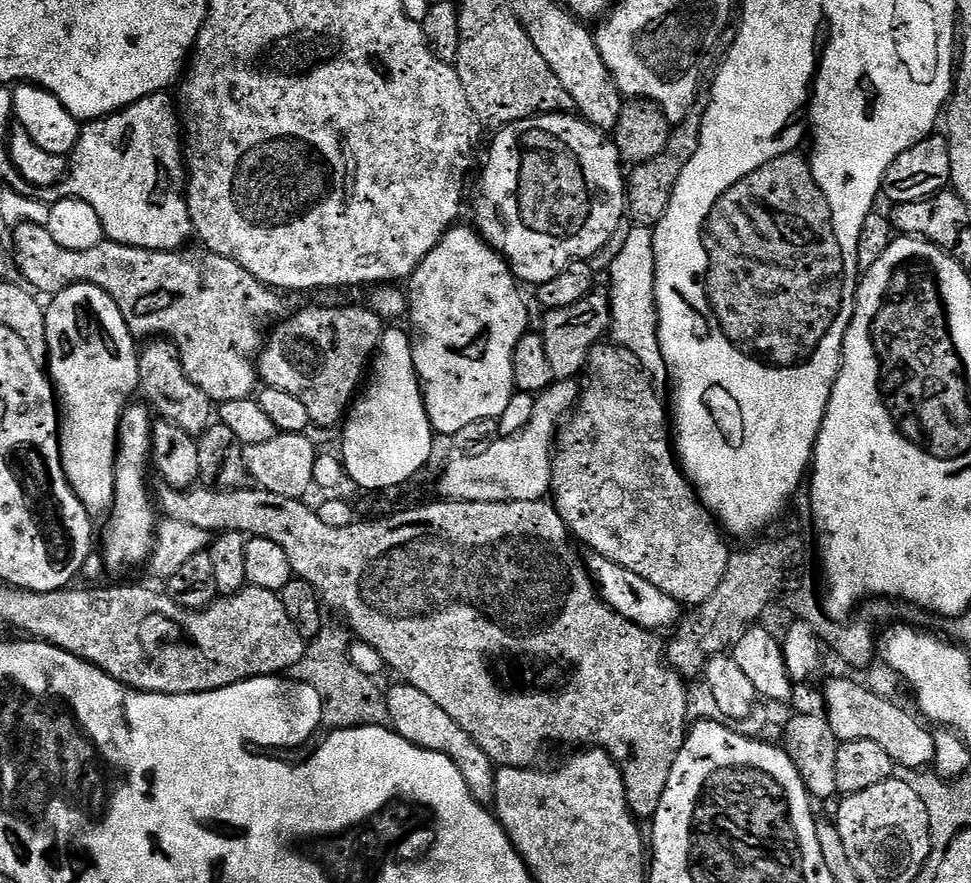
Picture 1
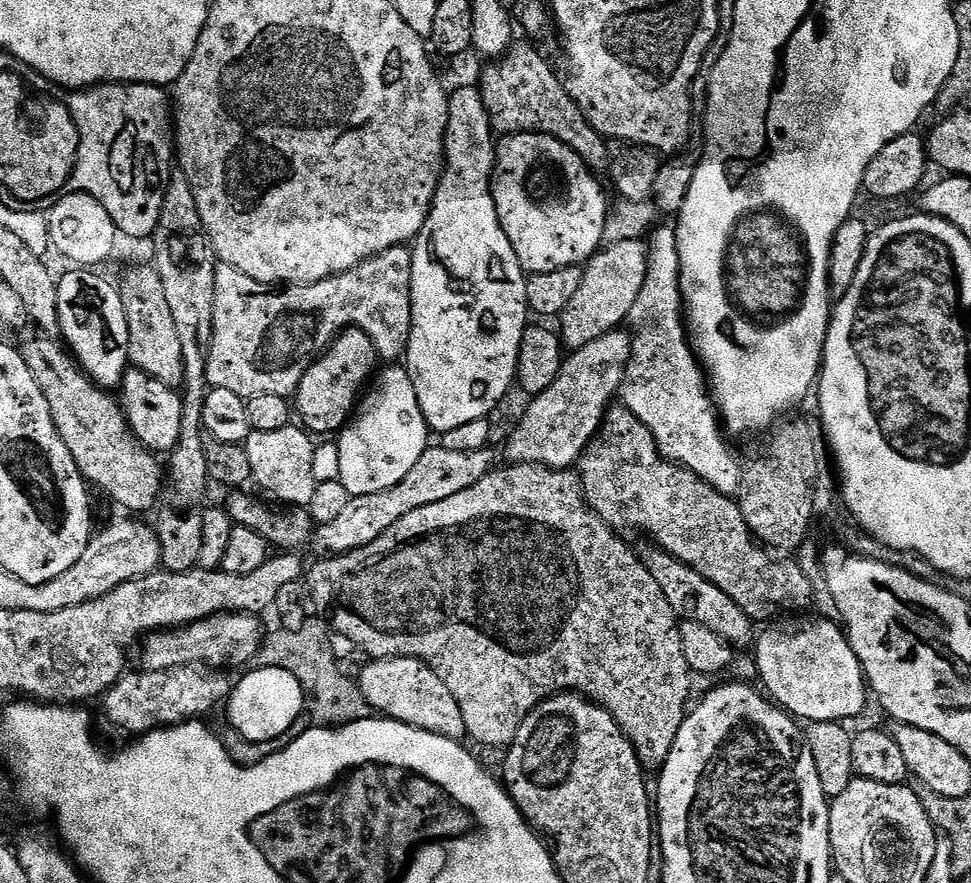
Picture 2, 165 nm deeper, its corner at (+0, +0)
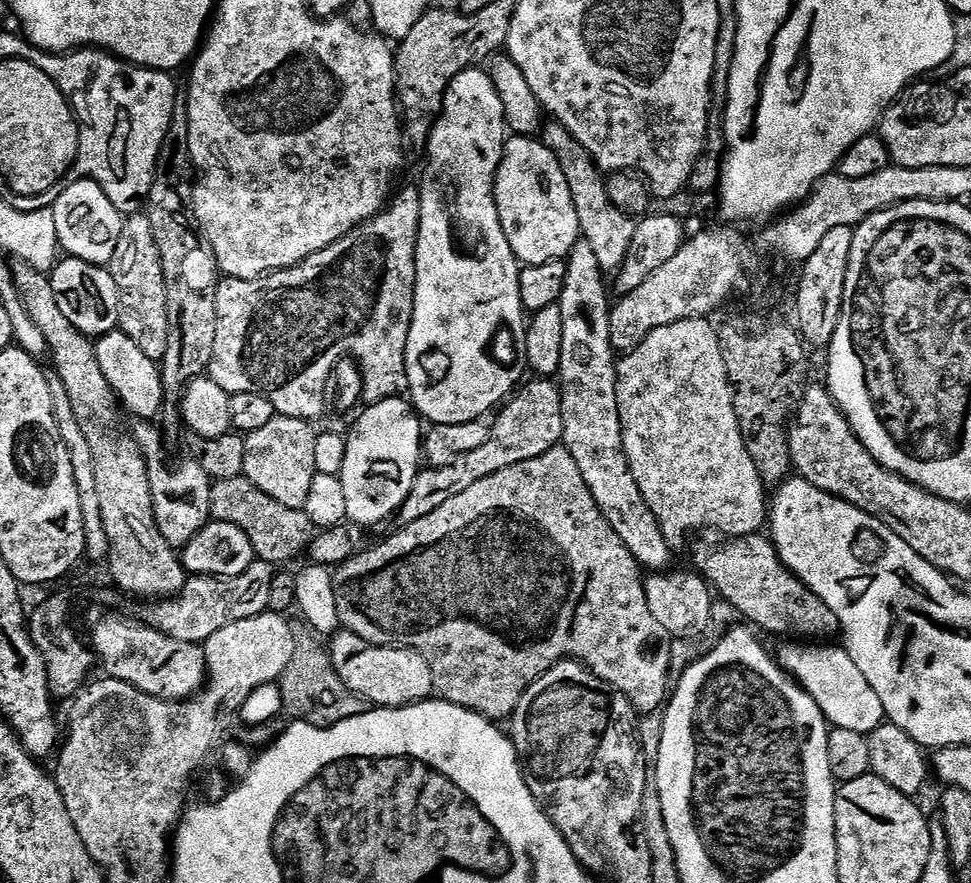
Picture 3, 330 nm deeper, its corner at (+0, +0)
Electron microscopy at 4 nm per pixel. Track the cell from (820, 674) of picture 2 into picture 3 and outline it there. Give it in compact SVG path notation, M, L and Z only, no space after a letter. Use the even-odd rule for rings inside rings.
M784 642L778 651L778 663L800 687L818 702L818 710L822 710L825 720L832 728L842 730L858 730L870 733L880 724L885 723L886 717L882 698L874 694L874 686L866 682L862 670L854 666L854 658L842 646L823 648L820 642Z

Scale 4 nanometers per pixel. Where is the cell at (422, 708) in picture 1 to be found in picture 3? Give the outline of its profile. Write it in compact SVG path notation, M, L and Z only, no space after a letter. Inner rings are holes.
M340 630L331 637L330 655L337 674L346 686L363 700L378 708L405 708L433 695L430 666L413 648L397 648L387 644L371 644L358 634Z

